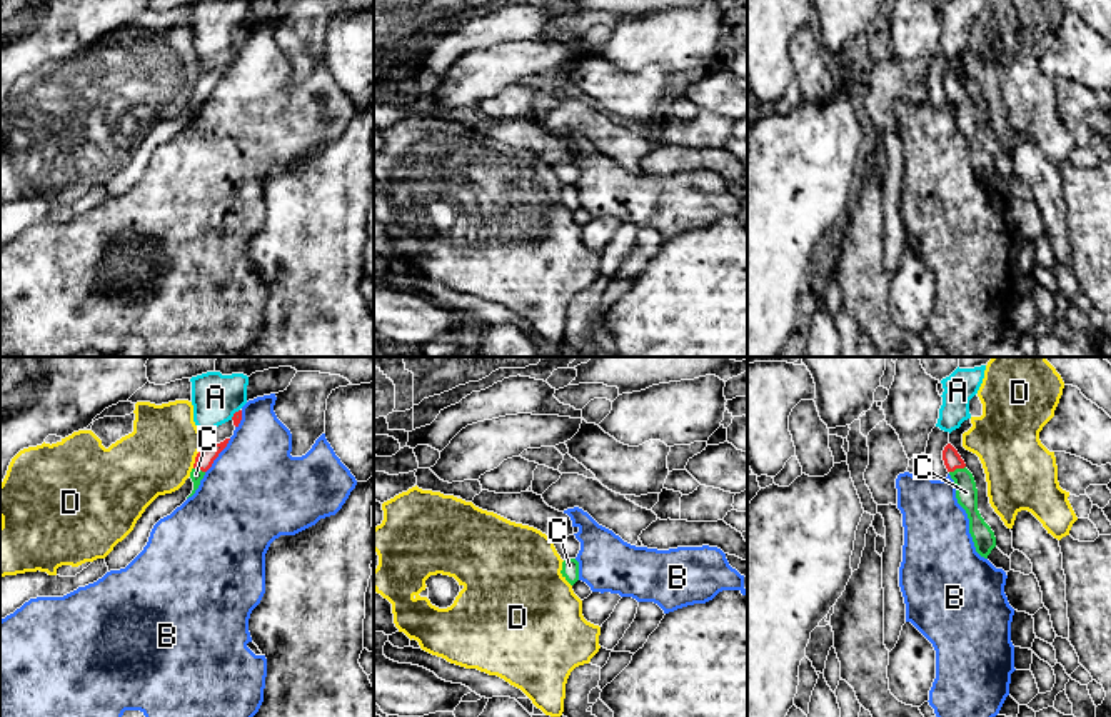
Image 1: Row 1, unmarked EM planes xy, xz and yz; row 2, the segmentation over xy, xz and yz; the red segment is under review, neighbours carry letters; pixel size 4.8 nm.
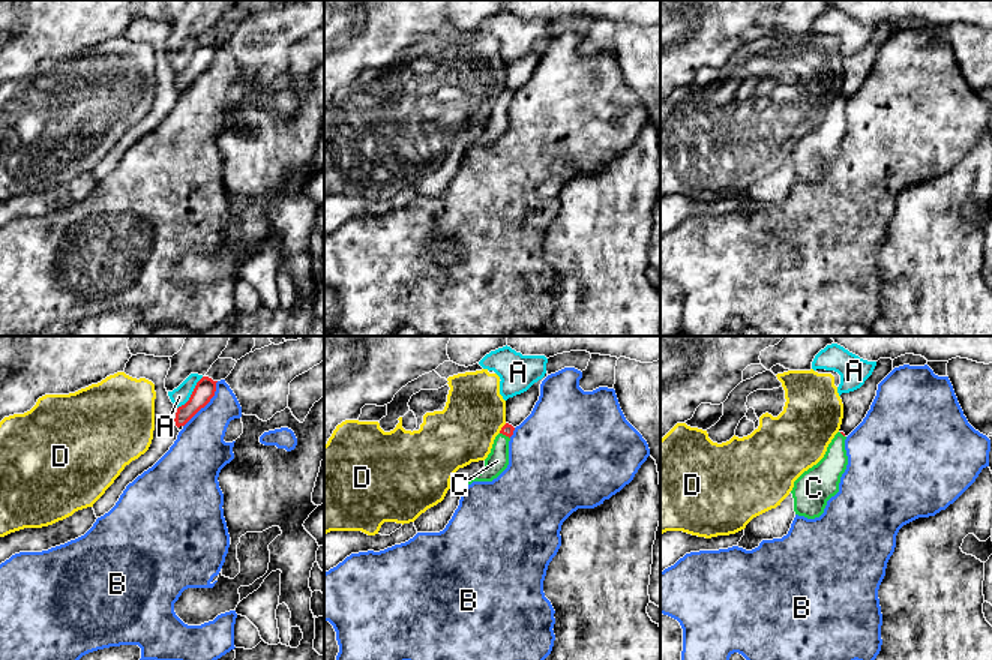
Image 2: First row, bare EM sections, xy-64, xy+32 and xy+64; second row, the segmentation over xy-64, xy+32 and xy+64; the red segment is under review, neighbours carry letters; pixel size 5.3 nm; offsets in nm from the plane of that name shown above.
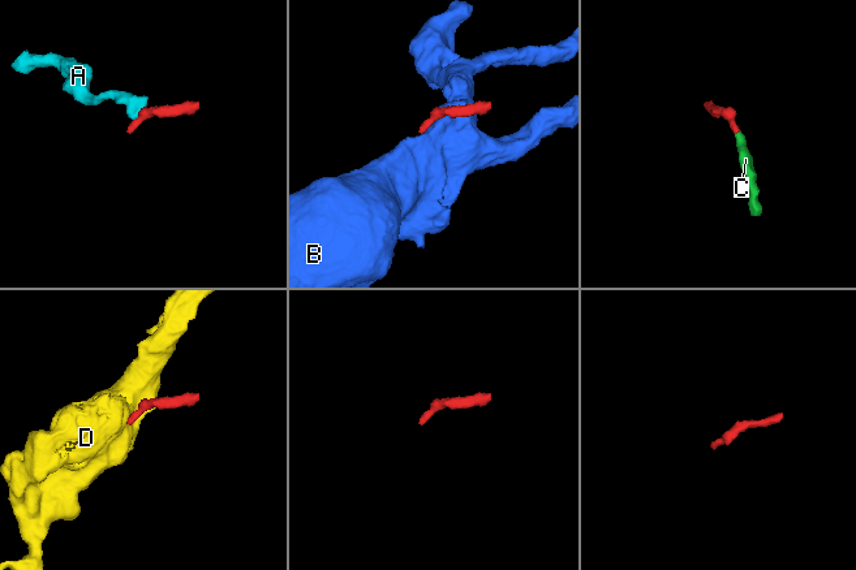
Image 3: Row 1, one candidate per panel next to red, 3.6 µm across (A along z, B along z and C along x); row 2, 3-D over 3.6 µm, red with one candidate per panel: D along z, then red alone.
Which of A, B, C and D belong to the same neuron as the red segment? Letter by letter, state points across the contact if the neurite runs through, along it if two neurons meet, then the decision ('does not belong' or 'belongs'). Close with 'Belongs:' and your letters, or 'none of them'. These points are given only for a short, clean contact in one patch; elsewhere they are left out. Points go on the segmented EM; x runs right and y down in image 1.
A: along xy (239, 409), (231, 419) | does not belong
B: along xy (231, 439), (206, 472) | does not belong
C: across yz (953, 461), (956, 467), (966, 492) | belongs
D: along xy (202, 446), (192, 467) | does not belong
Belongs: C

